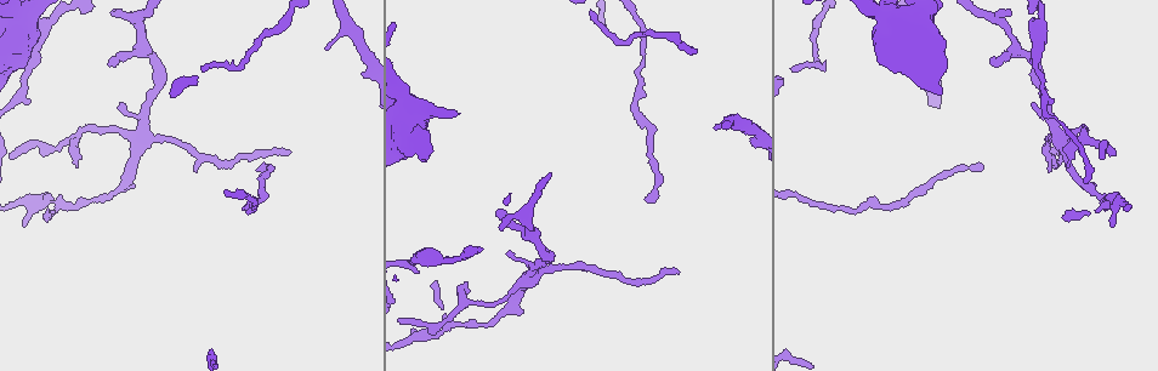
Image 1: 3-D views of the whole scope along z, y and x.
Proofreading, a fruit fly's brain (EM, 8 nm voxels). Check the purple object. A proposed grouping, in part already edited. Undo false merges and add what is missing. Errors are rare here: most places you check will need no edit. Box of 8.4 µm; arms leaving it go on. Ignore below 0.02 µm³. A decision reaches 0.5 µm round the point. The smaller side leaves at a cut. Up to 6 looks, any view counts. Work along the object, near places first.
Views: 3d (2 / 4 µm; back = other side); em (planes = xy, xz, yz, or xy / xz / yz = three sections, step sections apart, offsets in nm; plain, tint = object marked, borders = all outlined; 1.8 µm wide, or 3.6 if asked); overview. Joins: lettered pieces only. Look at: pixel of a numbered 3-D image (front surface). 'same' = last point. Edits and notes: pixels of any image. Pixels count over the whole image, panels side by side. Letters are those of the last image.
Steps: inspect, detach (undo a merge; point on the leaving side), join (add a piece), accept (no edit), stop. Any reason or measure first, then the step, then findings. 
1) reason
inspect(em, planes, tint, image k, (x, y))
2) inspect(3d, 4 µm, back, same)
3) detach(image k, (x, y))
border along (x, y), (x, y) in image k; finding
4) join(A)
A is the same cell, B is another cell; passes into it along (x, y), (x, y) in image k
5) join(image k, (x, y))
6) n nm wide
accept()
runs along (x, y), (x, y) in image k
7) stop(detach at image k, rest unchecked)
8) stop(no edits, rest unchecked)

sudden change in width
inspect(3d, 2 µm, image 1, (142, 136))

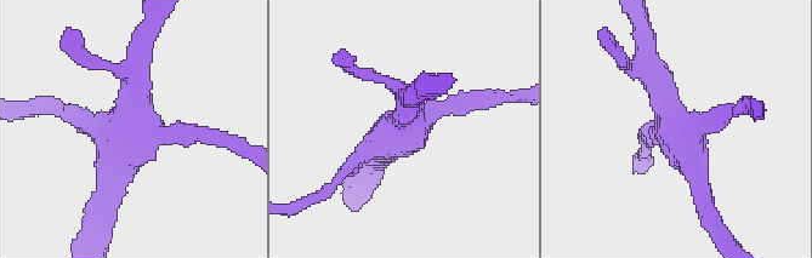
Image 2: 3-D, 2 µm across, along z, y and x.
need the tissue
inspect(em, planes, tint, image 2, (127, 130))

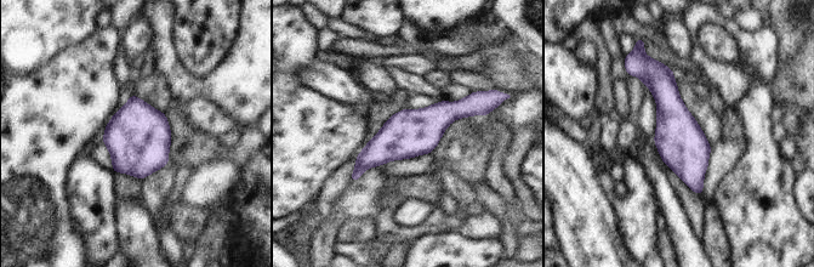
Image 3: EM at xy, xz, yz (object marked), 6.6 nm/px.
see the neighbours
inspect(em, planes, borders, same)

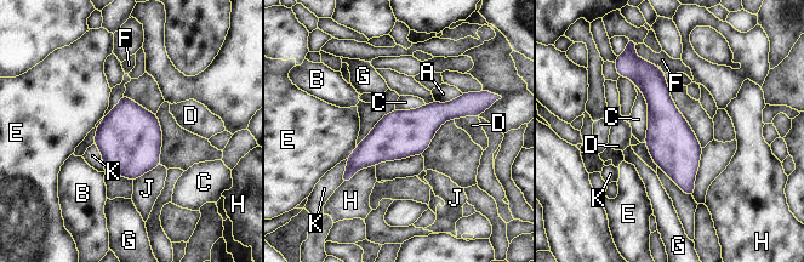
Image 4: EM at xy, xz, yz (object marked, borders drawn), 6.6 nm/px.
accept()
A, B, C, D, E, F, G, H, J and K are other cells; runs along (467, 109), (380, 144), (346, 178) in image 4; continuous, no second neuron

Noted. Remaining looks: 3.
tapers out
inspect(em, planes, borders, image 1, (498, 211))

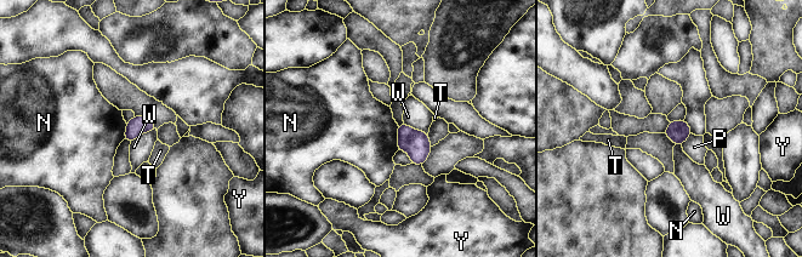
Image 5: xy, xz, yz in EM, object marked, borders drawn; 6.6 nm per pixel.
W touches over 190 nm
accept()
N, P, T, W and Y are other cells; no lettered piece goes on from it

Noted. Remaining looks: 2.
tapers out
inspect(3d, 4 µm, image 1, (714, 128))

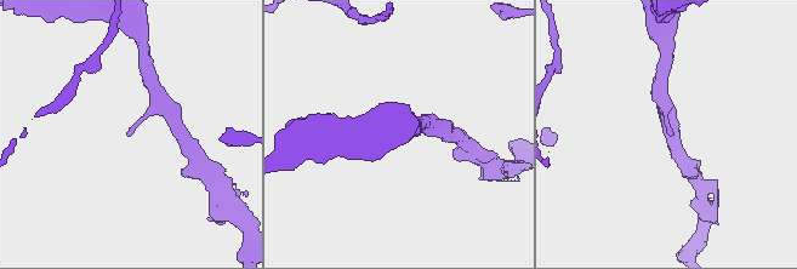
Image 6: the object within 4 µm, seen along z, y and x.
inspect(em, planes, borders, image 6, (126, 134))

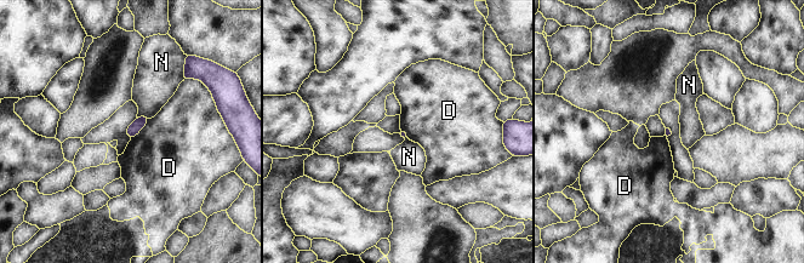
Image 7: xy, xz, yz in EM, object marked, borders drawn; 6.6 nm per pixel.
accept()
D and N are other cells; border along (149, 119), (131, 138) in image 7; none of them fits

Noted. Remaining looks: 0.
stop(no edits, rest unchecked)

